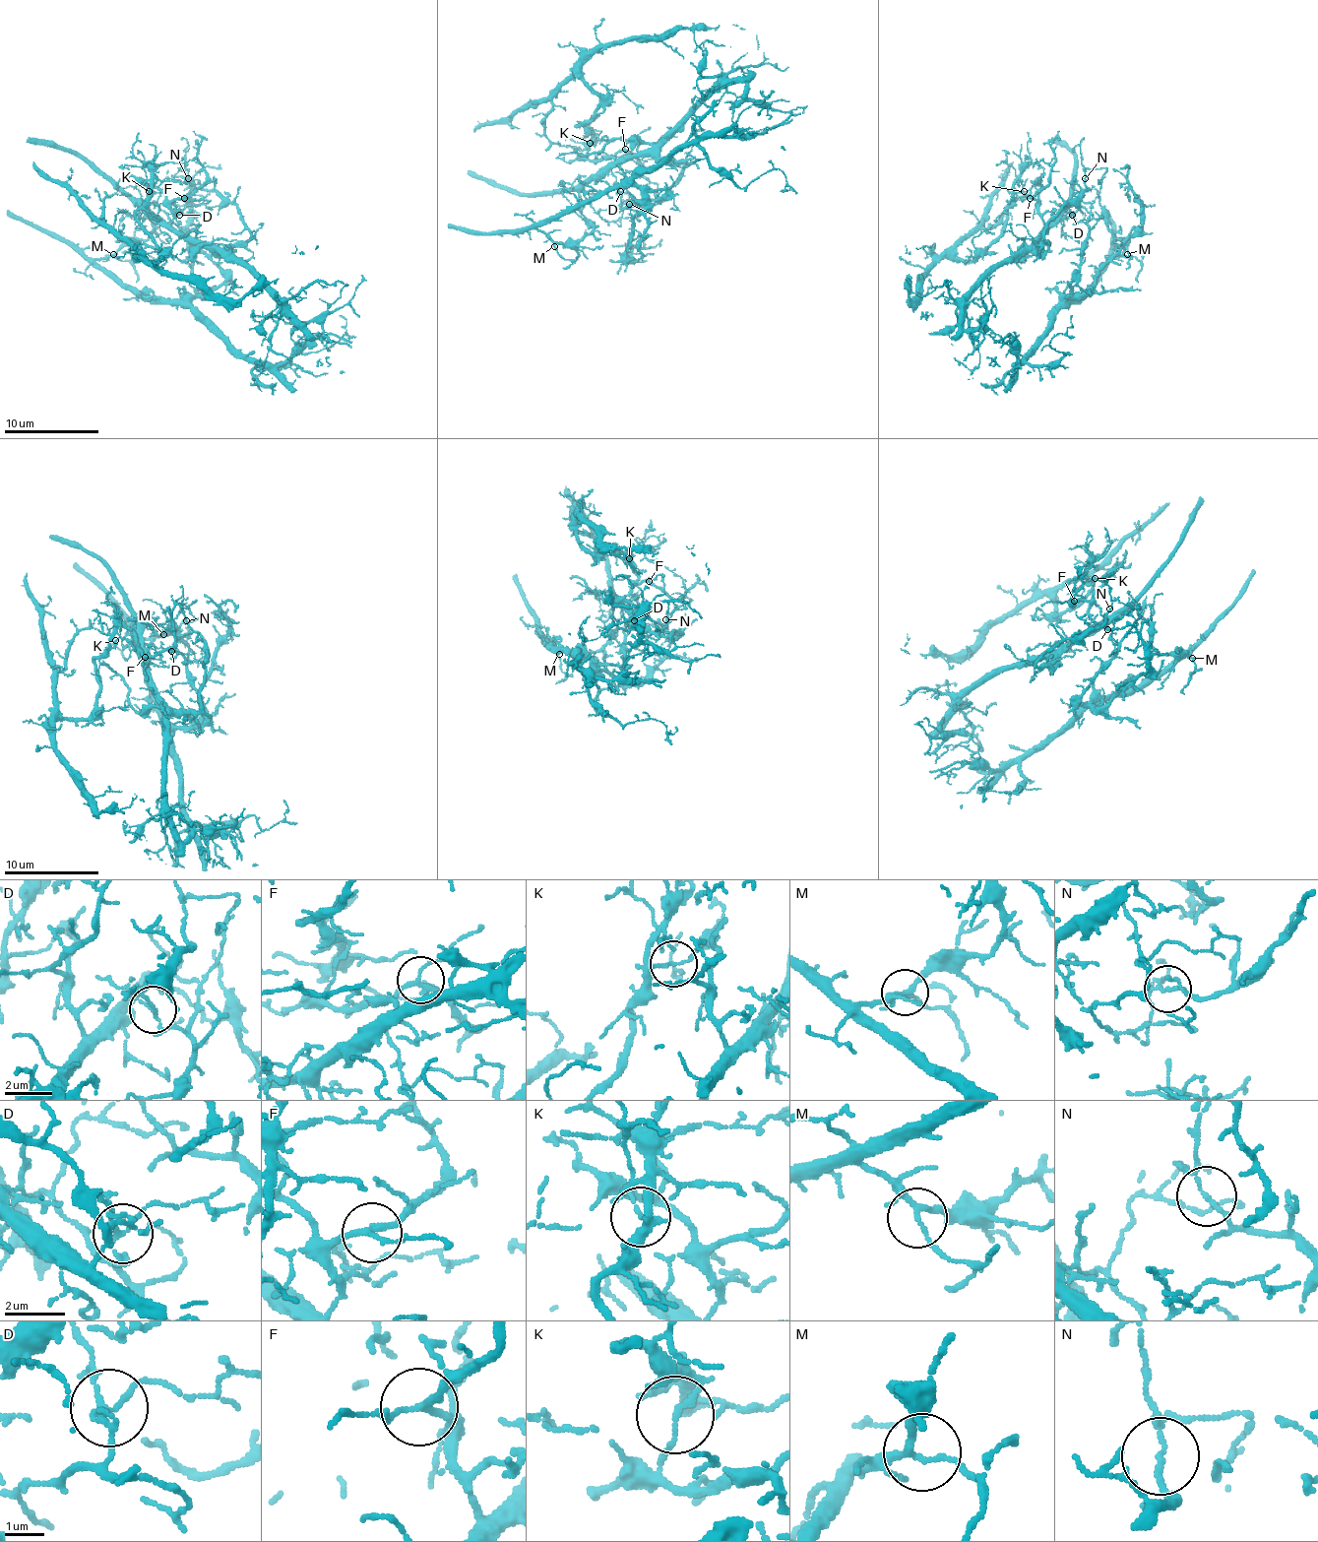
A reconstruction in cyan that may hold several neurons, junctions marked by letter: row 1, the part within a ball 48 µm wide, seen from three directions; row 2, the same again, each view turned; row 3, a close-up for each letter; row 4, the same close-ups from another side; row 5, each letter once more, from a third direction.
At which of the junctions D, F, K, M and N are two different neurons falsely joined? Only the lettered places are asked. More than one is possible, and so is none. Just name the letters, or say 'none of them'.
K, N

